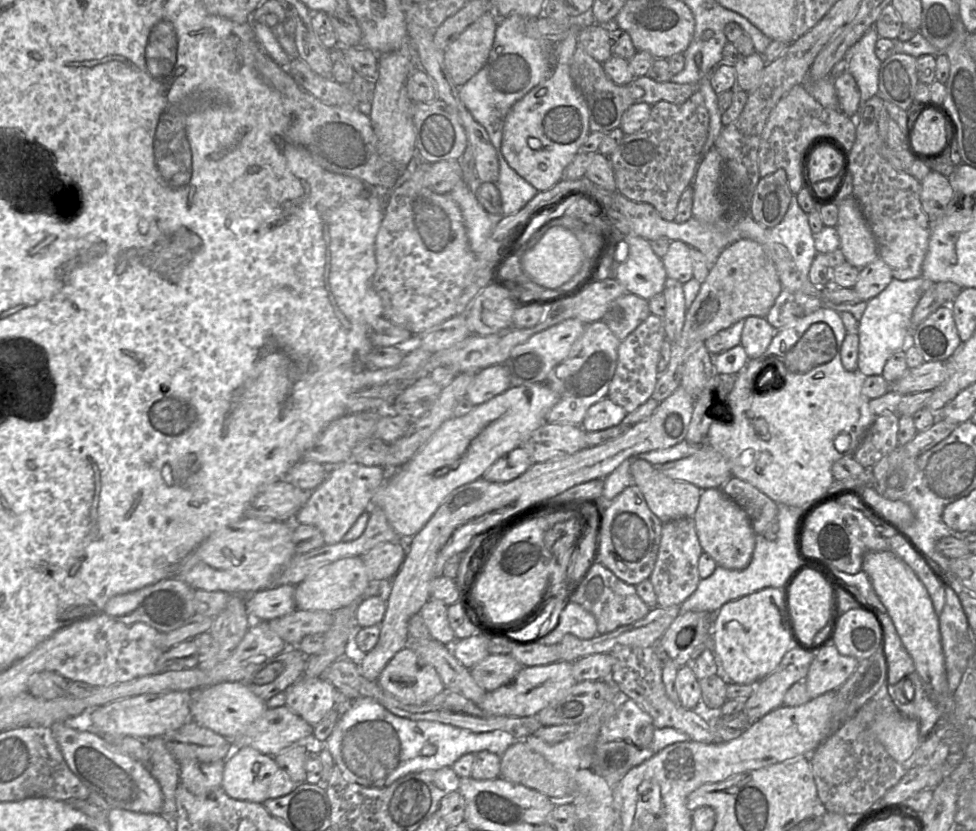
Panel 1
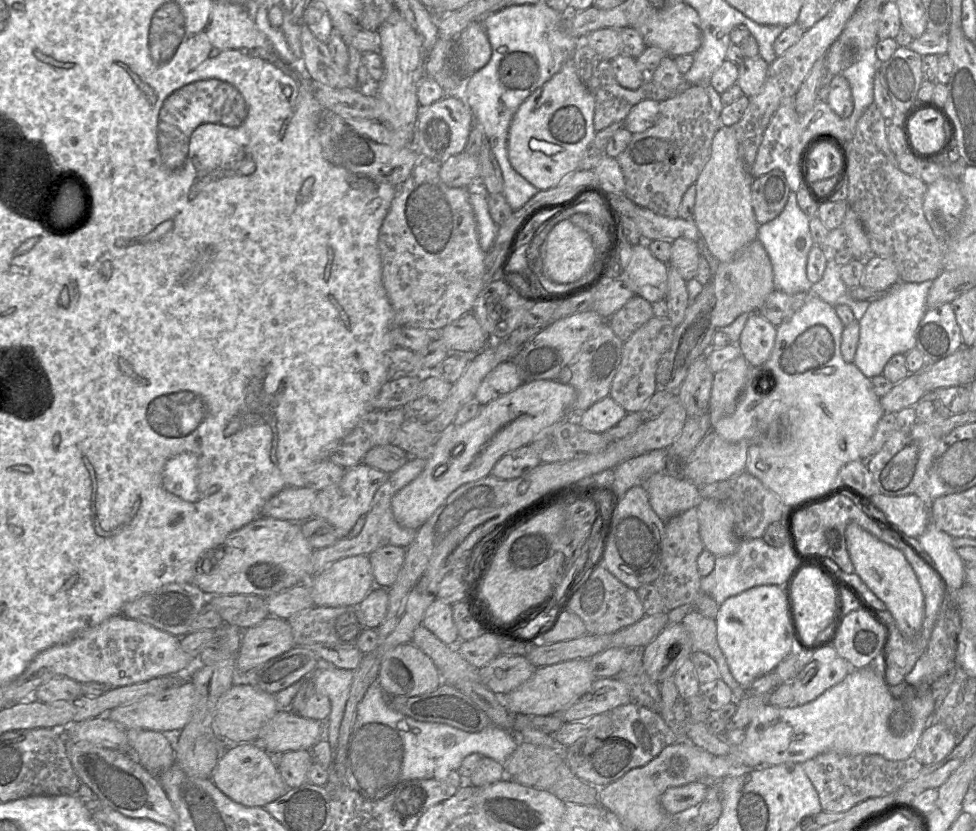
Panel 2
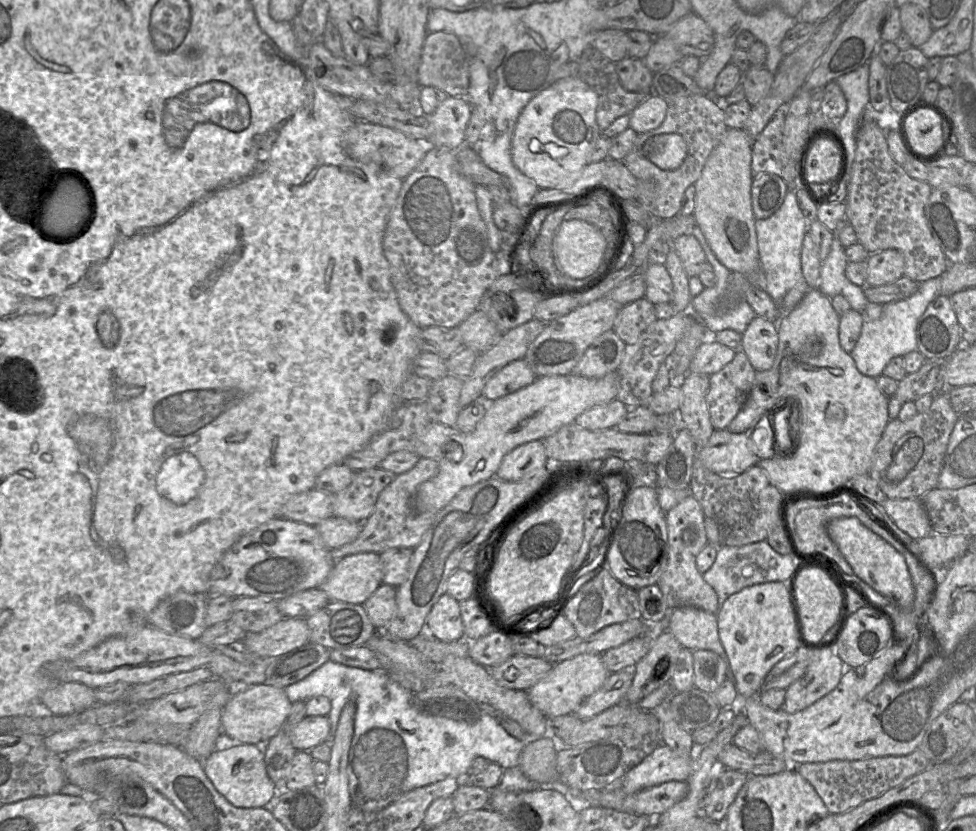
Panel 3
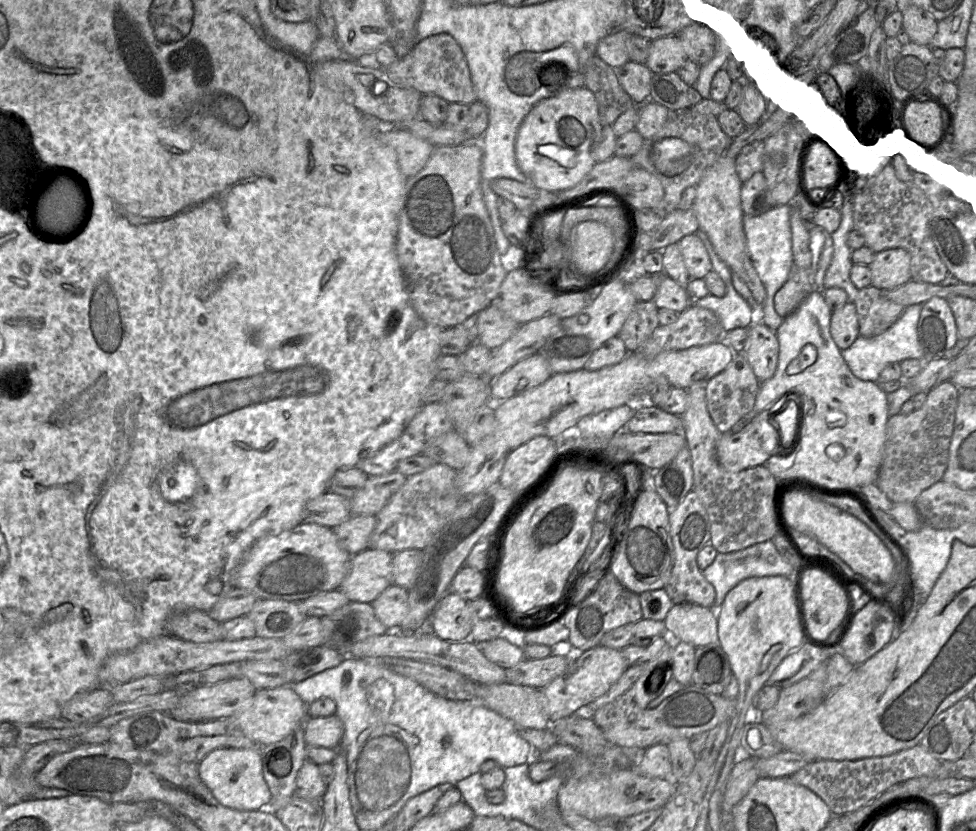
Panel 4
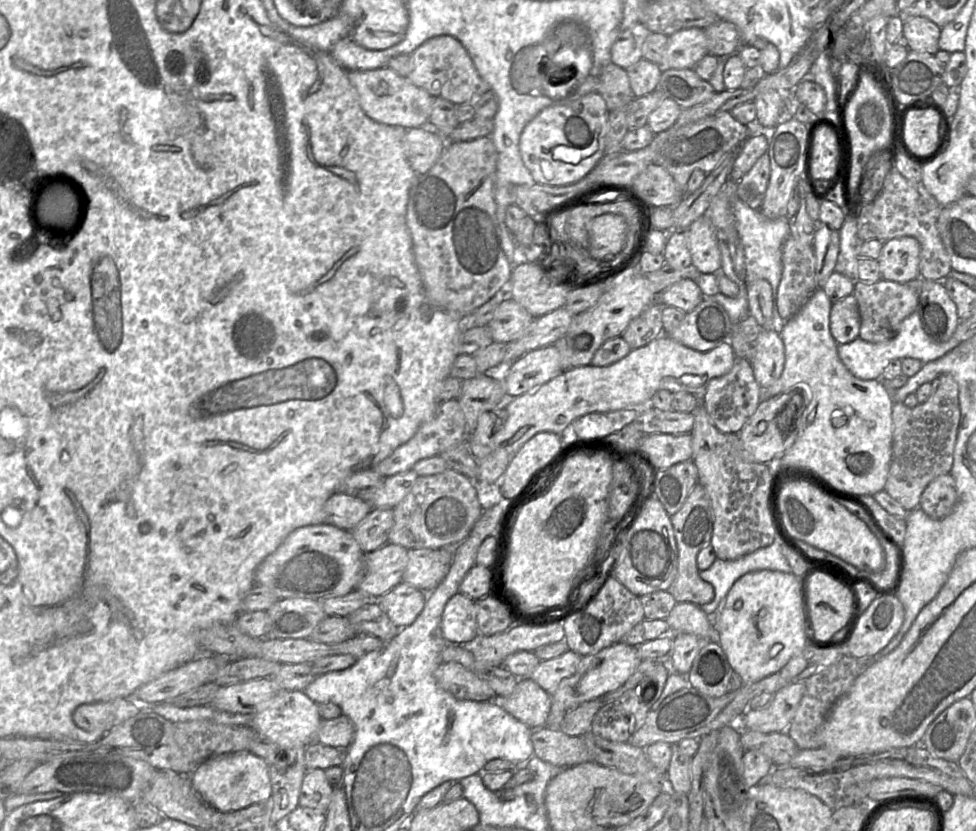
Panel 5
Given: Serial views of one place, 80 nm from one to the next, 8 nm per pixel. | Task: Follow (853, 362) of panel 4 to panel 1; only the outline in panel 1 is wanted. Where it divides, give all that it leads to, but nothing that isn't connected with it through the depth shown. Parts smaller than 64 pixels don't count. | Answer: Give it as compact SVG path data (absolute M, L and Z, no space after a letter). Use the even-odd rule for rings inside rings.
M922 276L906 281L892 279L877 296L867 301L858 325L859 350L857 371L863 376L882 375L887 360L897 351L913 344L912 313L923 293L933 282Z

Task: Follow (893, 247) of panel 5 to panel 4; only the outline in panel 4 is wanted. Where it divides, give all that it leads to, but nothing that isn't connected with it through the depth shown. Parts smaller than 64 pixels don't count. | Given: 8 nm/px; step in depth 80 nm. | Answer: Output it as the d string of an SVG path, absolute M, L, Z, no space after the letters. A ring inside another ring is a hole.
M902 248L886 249L876 253L869 265L871 286L881 290L898 288L911 280L910 254Z

